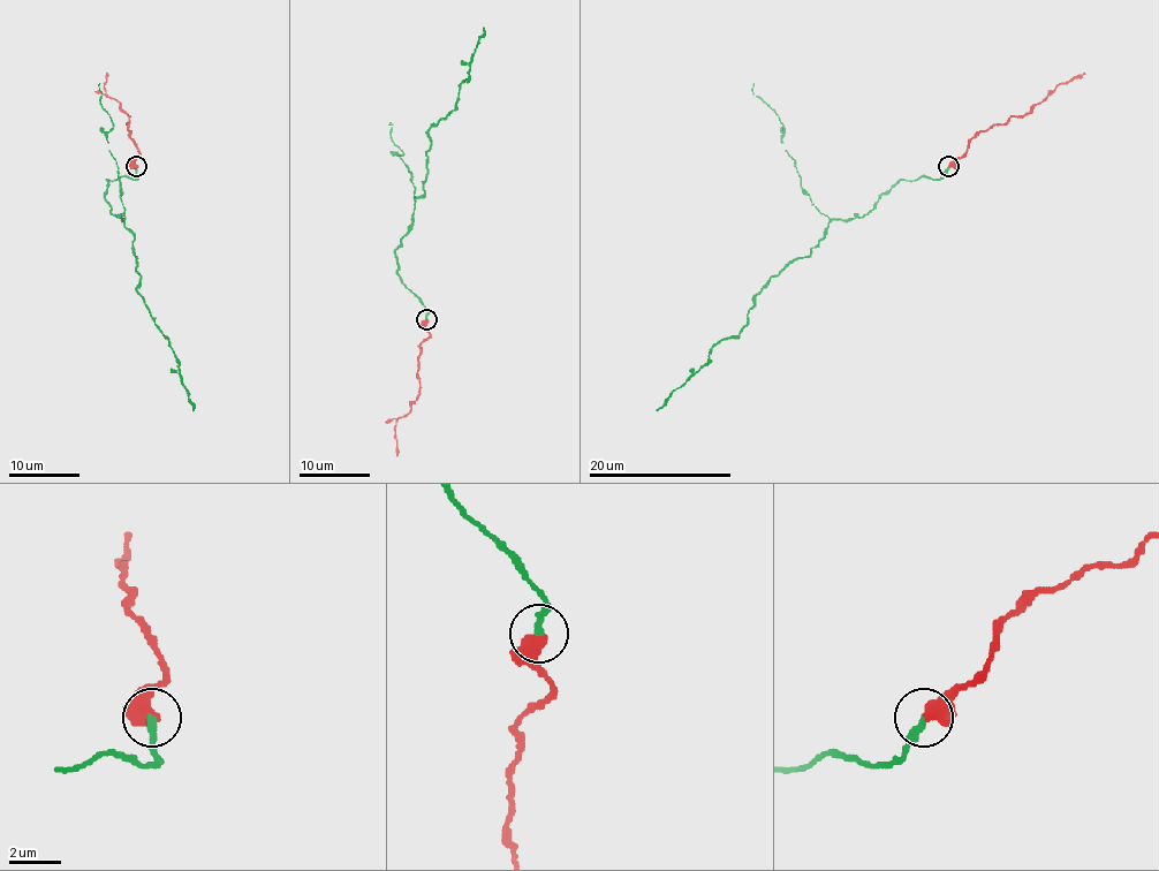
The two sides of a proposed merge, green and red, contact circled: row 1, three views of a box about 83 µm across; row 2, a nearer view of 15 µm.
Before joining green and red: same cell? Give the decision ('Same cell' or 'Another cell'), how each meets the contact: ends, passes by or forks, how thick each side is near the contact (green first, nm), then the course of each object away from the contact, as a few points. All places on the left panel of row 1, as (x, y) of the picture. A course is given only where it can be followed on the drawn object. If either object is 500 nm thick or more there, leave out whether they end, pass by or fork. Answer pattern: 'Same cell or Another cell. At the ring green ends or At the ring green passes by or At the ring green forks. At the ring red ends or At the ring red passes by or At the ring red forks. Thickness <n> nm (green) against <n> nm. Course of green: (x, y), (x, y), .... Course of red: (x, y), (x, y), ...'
Same cell. Thickness 320 nm (green) against 550 nm. Course of green: (135, 166), (137, 179), (107, 180), (105, 196), (134, 235), (137, 293), (173, 349), (192, 410). Course of red: (135, 166), (138, 151), (127, 125), (130, 115), (121, 104), (105, 92), (107, 73)

